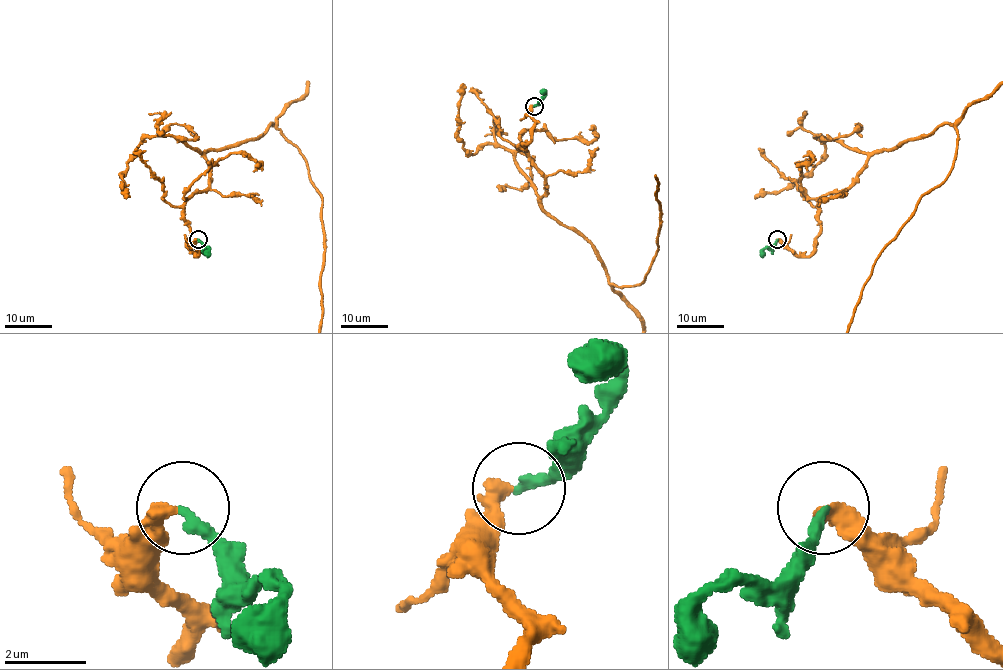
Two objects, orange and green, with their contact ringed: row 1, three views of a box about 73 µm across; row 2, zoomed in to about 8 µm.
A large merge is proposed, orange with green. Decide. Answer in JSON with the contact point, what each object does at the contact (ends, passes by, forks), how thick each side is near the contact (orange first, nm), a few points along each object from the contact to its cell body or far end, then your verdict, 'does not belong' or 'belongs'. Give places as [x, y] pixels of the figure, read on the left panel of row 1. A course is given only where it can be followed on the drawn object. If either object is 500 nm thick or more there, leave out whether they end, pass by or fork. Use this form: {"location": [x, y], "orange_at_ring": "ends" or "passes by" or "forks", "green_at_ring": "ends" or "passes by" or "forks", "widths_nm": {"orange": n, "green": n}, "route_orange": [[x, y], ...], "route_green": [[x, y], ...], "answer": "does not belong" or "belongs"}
{"location": [198, 239], "orange_at_ring": "ends", "green_at_ring": "ends", "widths_nm": {"orange": 420, "green": 280}, "route_orange": [[198, 239], [196, 256], [183, 209], [209, 185], [206, 153], [272, 124], [322, 201]], "route_green": [[198, 239], [209, 249], [207, 257]], "answer": "does not belong"}

